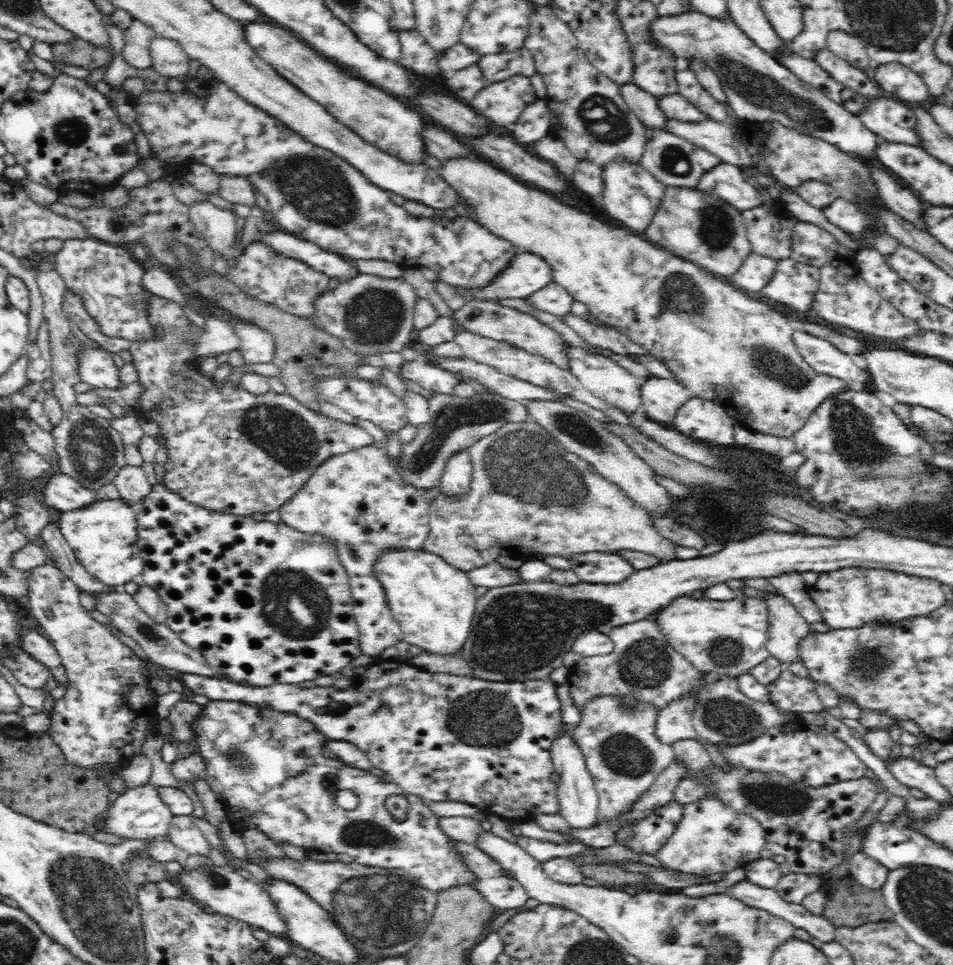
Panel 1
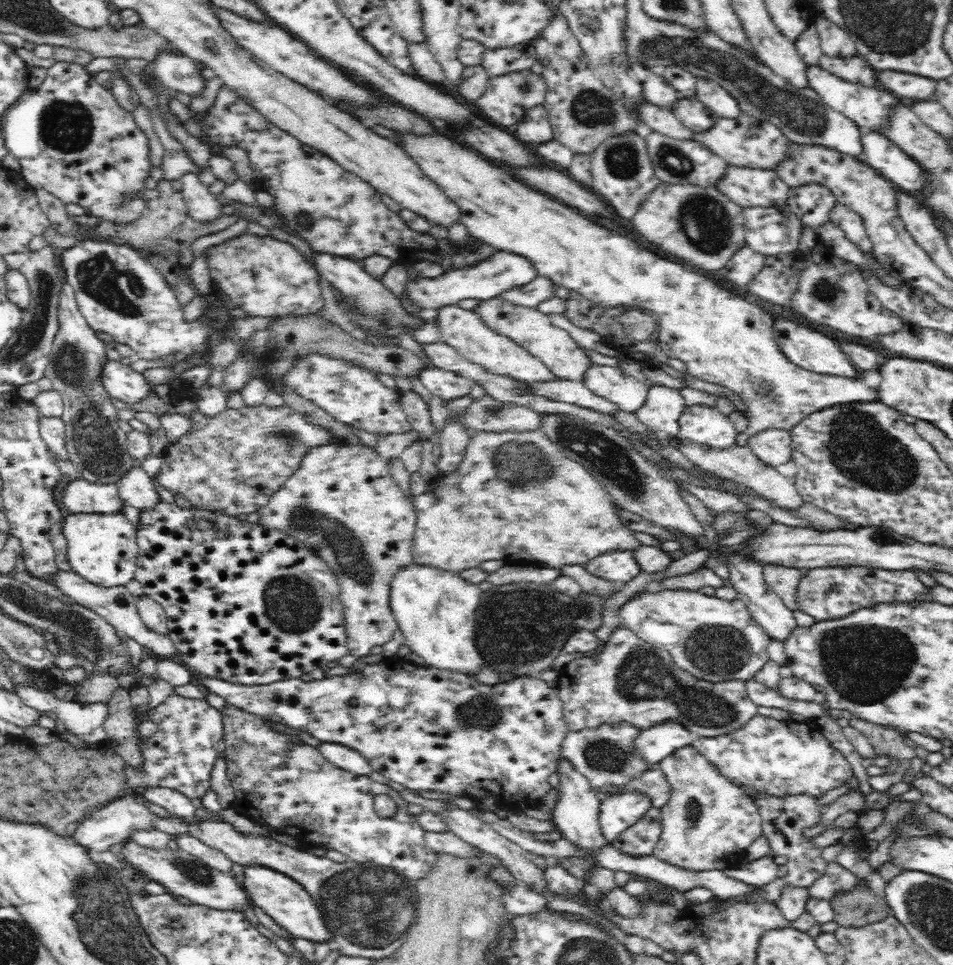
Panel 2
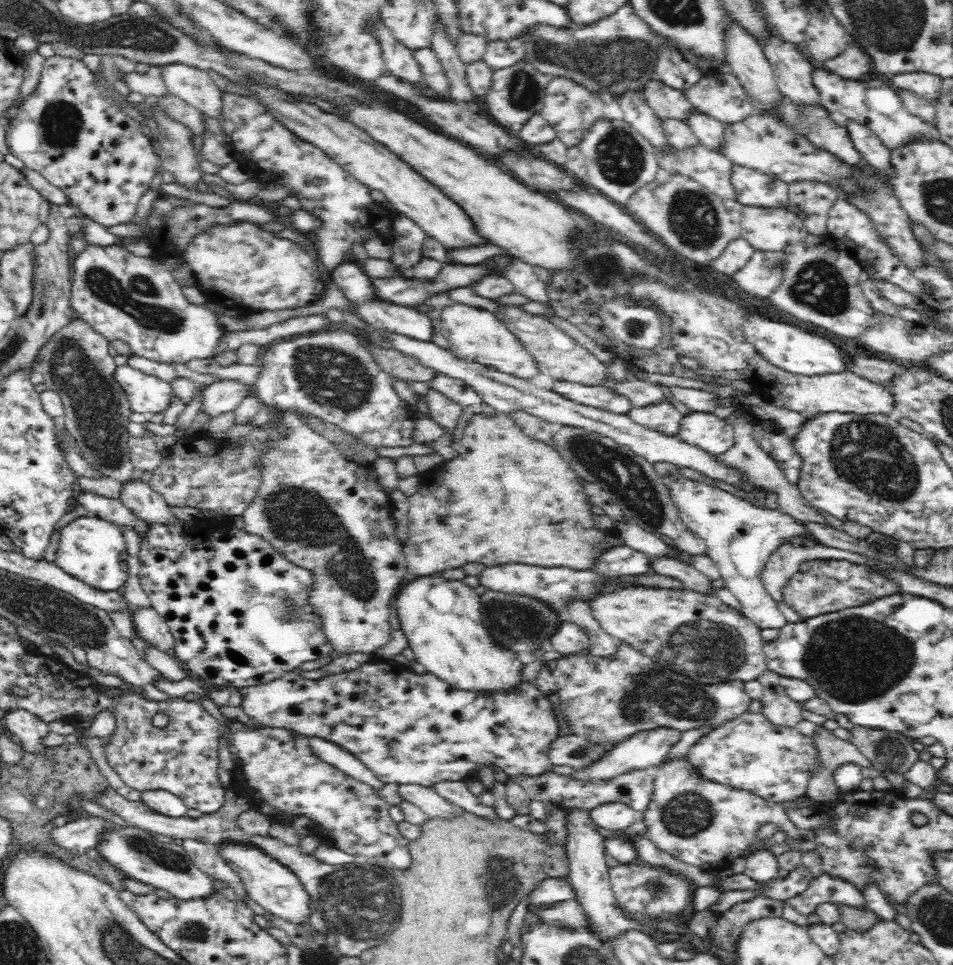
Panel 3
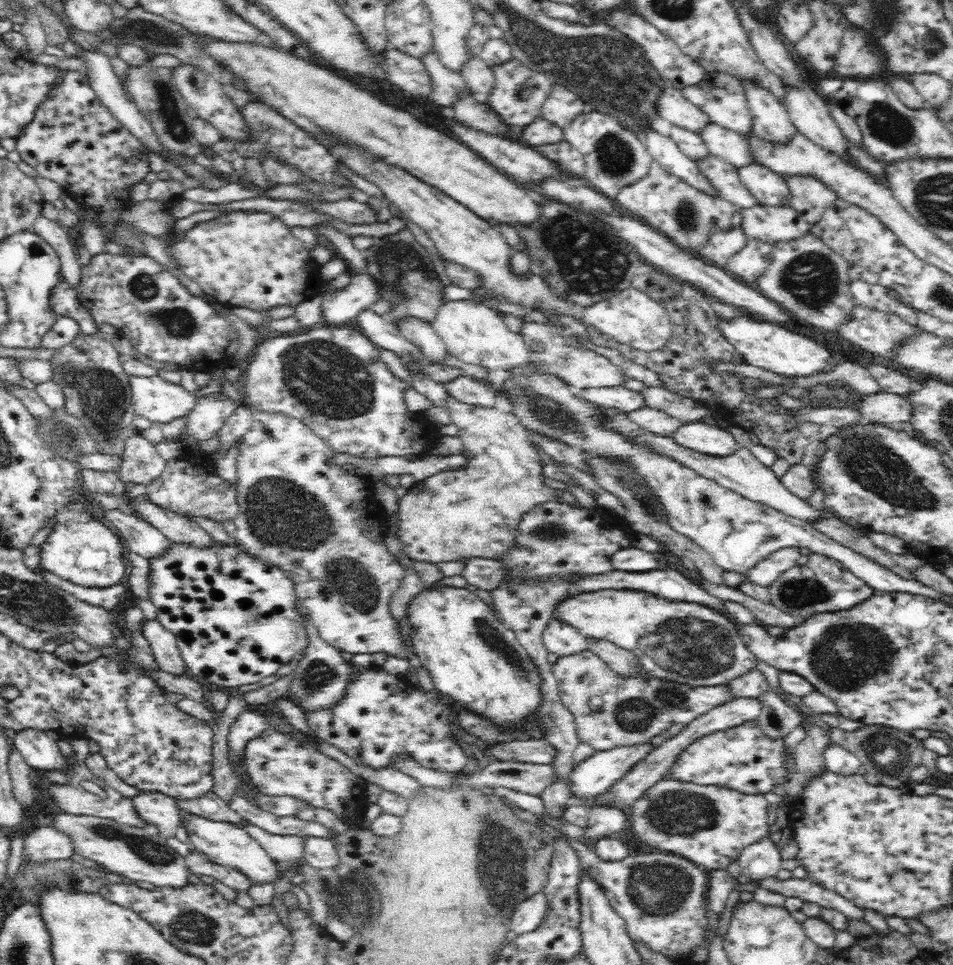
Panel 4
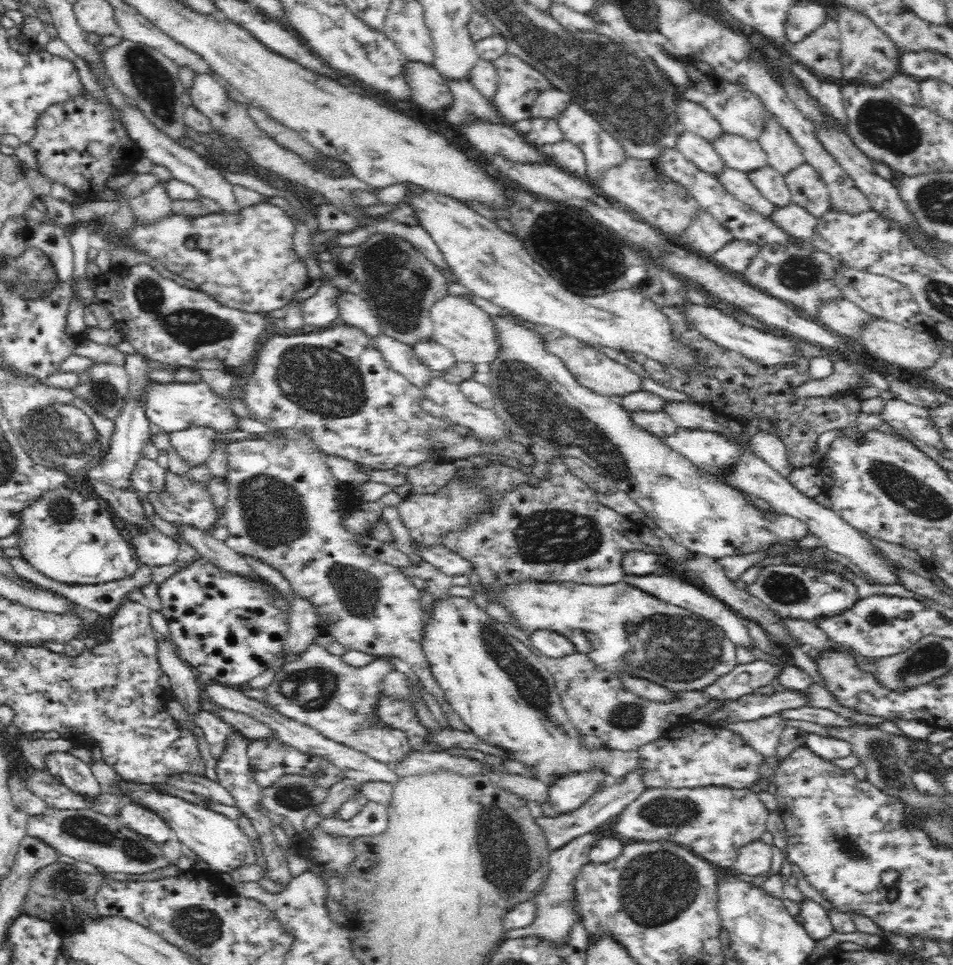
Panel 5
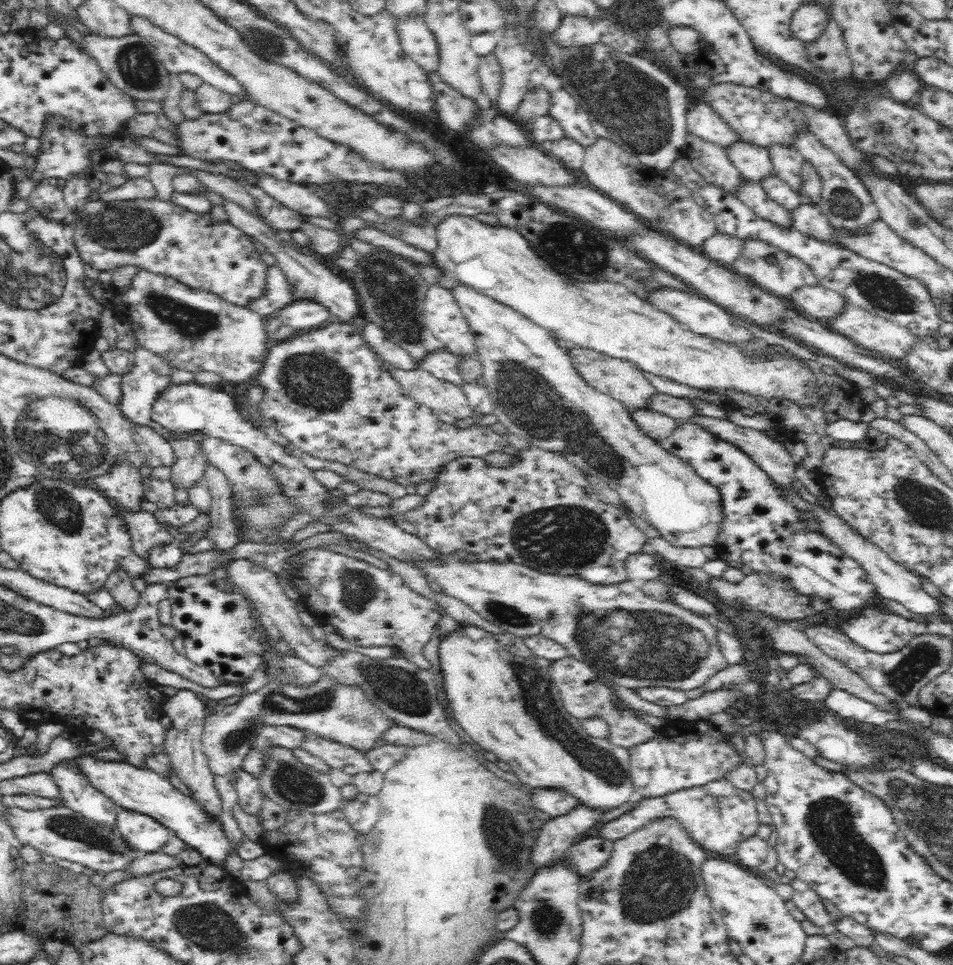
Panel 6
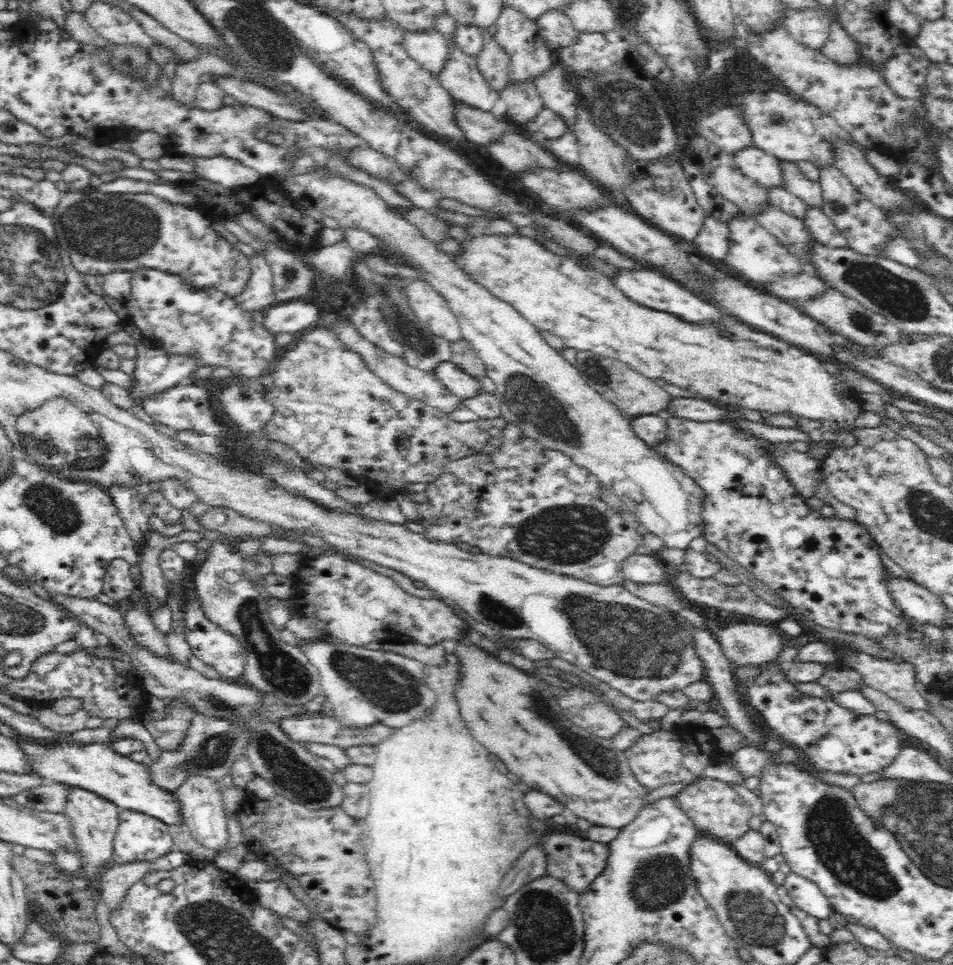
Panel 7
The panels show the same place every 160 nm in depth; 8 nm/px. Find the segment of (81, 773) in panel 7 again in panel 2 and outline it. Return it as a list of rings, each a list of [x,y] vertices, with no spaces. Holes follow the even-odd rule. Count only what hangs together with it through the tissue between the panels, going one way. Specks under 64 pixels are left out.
[[[242,865],[242,872],[244,874],[240,882],[252,904],[262,908],[265,914],[292,936],[293,940],[326,942],[332,938],[313,896],[310,896],[310,893],[296,880],[265,865]]]

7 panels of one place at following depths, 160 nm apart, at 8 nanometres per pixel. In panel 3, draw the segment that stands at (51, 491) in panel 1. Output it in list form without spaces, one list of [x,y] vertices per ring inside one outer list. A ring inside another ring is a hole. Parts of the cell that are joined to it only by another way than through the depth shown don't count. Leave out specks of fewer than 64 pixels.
[[[80,492],[77,502],[86,510],[94,512],[95,516],[107,520],[118,527],[136,527],[136,536],[145,540],[150,530],[150,525],[138,518],[129,508],[123,505],[120,498],[108,498],[94,492]]]

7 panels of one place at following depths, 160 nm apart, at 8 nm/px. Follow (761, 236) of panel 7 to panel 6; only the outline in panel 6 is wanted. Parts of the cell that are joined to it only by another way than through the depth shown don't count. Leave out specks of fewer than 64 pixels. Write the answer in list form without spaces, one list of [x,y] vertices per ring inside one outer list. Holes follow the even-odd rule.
[[[746,237],[743,239],[741,253],[728,267],[734,270],[735,273],[747,277],[758,287],[775,295],[782,294],[782,297],[788,296],[789,292],[792,292],[799,286],[805,284],[818,285],[811,268],[807,264],[792,256],[789,252],[768,243],[766,239],[760,239],[760,237]]]

